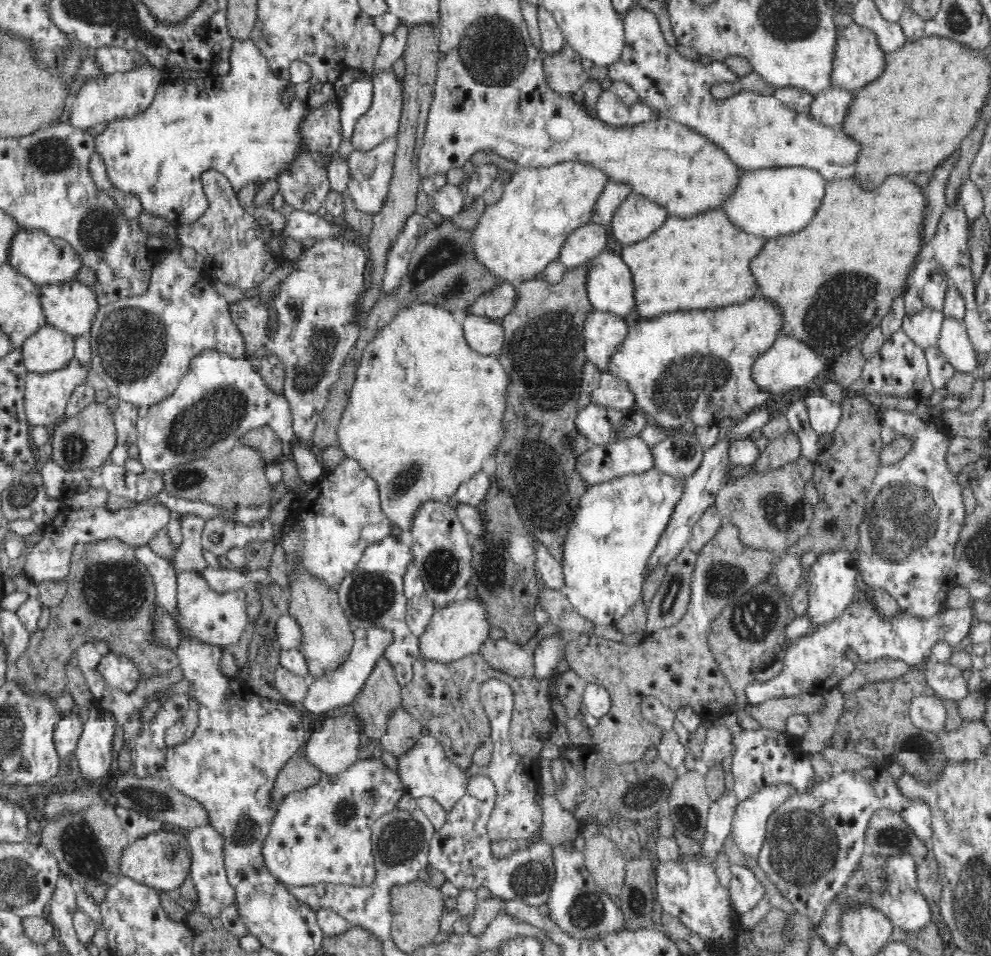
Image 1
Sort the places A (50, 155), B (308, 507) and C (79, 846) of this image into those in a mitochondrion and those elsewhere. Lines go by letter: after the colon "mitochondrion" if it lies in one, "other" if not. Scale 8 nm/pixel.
A: mitochondrion
B: other
C: mitochondrion

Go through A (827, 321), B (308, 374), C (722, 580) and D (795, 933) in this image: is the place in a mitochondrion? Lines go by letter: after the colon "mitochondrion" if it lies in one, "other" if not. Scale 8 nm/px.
A: mitochondrion
B: mitochondrion
C: mitochondrion
D: mitochondrion

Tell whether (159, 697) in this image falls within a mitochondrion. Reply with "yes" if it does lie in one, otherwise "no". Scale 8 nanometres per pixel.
no

